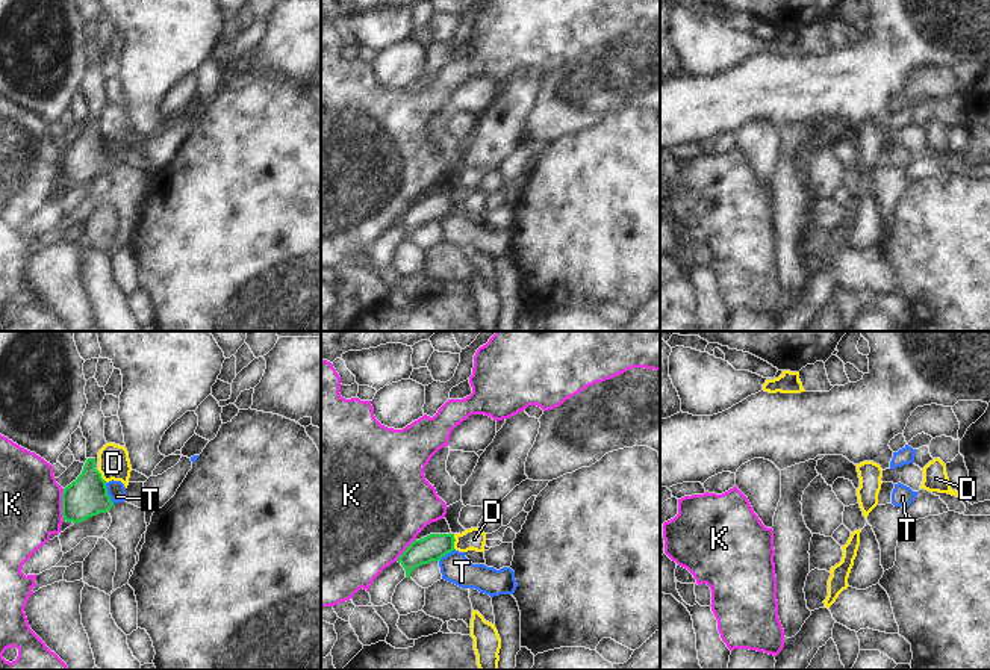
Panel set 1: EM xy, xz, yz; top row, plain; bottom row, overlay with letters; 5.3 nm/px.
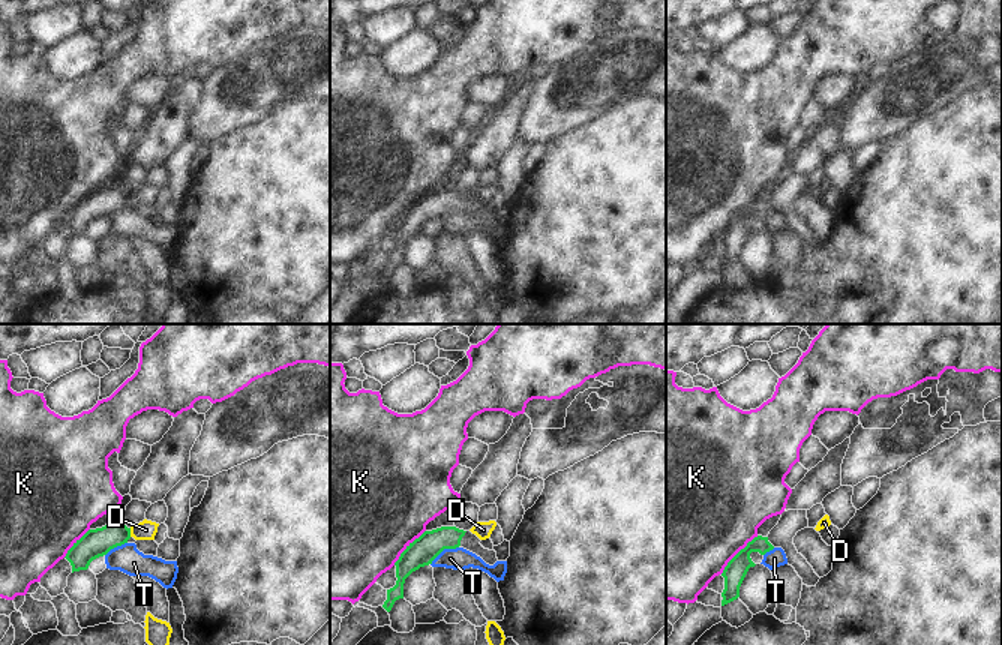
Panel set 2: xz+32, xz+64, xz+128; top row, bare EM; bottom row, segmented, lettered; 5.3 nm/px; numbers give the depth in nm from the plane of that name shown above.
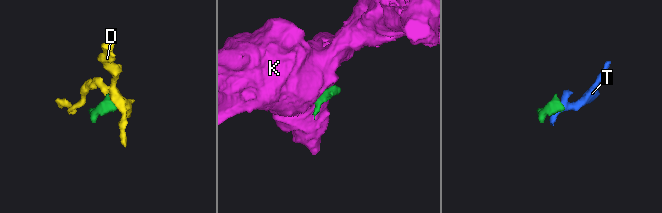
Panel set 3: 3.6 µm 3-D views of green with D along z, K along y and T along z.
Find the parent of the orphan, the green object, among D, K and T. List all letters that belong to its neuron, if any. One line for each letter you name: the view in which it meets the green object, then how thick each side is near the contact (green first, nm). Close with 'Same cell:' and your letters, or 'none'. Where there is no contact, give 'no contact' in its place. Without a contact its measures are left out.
Same cell: none

